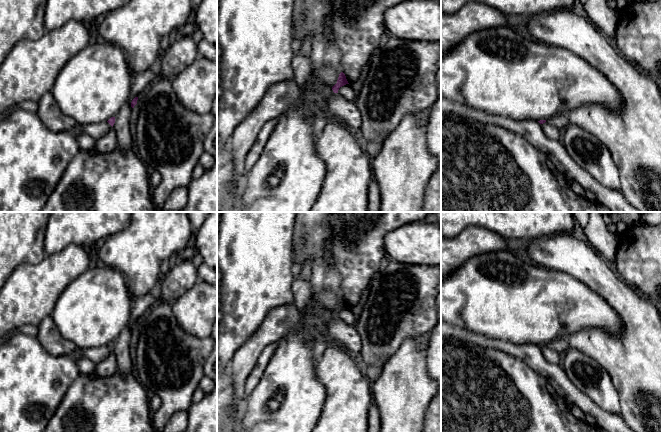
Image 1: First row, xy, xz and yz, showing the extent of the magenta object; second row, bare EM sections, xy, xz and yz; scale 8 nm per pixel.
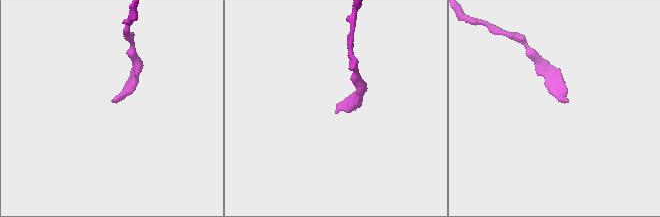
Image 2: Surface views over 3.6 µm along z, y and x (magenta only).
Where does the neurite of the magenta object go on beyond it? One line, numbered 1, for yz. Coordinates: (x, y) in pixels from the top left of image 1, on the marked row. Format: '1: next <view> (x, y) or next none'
1: next none

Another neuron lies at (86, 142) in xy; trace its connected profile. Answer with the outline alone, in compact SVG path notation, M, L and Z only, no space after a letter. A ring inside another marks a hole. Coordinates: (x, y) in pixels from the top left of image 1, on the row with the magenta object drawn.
M82 133L77 138L77 142L80 150L85 150L85 151L96 150L96 139L88 134Z

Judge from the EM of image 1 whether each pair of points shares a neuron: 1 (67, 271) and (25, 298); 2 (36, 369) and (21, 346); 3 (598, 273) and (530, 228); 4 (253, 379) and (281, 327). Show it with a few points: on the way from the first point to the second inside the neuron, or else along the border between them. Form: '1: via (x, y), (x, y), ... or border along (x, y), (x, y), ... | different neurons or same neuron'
1: via (57, 271), (35, 288) | same neuron
2: via (30, 363), (21, 352) | same neuron
3: border along (565, 232), (543, 235), (526, 241) | different neurons
4: border along (276, 342), (269, 343), (263, 349), (257, 361) | different neurons

